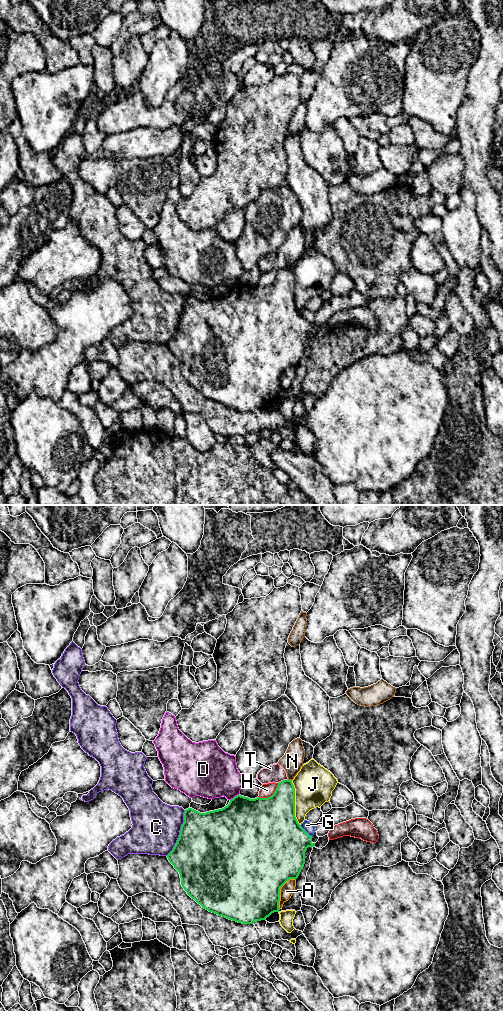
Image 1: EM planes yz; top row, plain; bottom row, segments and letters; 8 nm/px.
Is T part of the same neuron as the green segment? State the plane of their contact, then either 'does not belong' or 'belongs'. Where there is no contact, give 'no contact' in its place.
meets green in yz; does not belong

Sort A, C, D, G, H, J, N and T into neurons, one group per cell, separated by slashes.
A / C / D / G / H / J / N T

